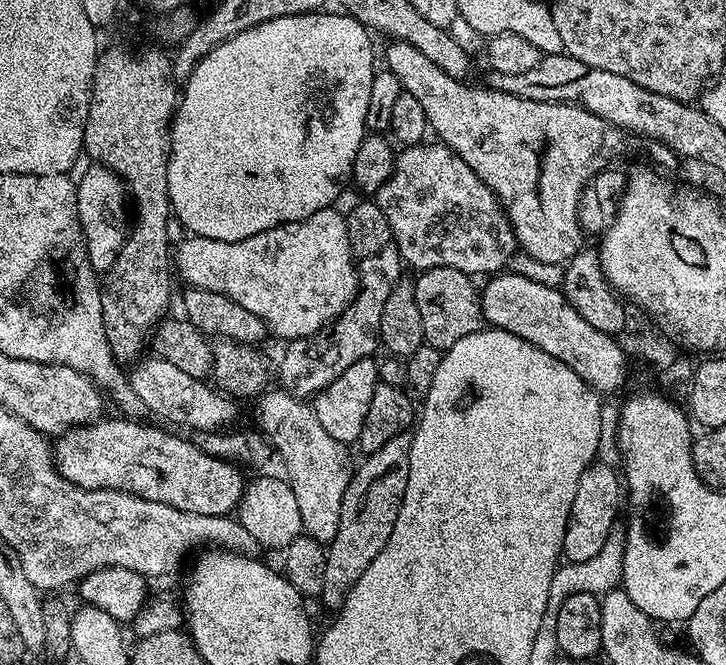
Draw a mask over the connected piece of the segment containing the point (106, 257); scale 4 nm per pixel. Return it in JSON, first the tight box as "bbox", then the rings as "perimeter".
{"bbox":[76,167,126,273],"perimeter":[[[103,167],[88,168],[84,172],[84,177],[79,177],[76,186],[76,205],[80,219],[80,231],[82,233],[82,243],[86,249],[86,259],[97,273],[107,273],[112,263],[118,258],[120,248],[126,239],[126,224],[124,228],[124,192],[122,181],[115,172]]]}

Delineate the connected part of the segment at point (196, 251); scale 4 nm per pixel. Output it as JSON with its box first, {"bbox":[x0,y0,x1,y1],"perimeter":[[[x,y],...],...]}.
{"bbox":[174,207,358,342],"perimeter":[[[335,207],[323,208],[318,210],[318,214],[314,214],[305,220],[298,222],[290,222],[289,224],[279,224],[276,228],[271,228],[265,232],[254,234],[245,240],[238,242],[222,242],[214,238],[202,238],[201,236],[189,235],[188,240],[184,240],[180,245],[175,245],[174,248],[174,268],[185,281],[185,285],[193,288],[201,288],[202,290],[214,290],[223,296],[229,296],[234,302],[238,302],[238,306],[246,306],[246,310],[250,310],[250,314],[258,314],[258,318],[262,318],[265,325],[273,332],[281,336],[284,342],[289,340],[299,340],[301,336],[312,336],[315,332],[319,332],[325,324],[333,321],[336,317],[342,314],[342,310],[350,303],[353,296],[358,291],[358,260],[352,250],[352,243],[350,242],[350,234],[348,233],[348,222],[343,211],[336,212]]]}

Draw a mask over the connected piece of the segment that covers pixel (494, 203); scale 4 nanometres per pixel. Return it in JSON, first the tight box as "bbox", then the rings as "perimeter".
{"bbox":[374,142,518,278],"perimeter":[[[424,142],[401,147],[399,151],[395,153],[395,164],[392,167],[392,173],[388,176],[388,180],[374,193],[374,202],[382,210],[382,214],[386,218],[386,222],[392,231],[391,243],[400,251],[400,258],[409,269],[453,268],[454,270],[462,270],[467,276],[473,278],[479,277],[479,272],[488,272],[487,274],[499,273],[501,269],[507,265],[504,263],[506,263],[512,255],[517,255],[518,252],[516,235],[510,226],[507,214],[504,213],[500,199],[486,186],[486,182],[482,182],[482,178],[478,178],[478,174],[474,174],[474,170],[470,170],[470,166],[466,166],[466,162],[462,162],[462,158],[458,158],[458,154],[454,150],[450,150],[442,142],[435,142],[436,144],[428,143],[429,142]]]}

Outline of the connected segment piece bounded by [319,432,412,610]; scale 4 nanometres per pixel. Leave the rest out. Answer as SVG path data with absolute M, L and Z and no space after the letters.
M408 432L398 434L376 452L369 452L364 461L355 465L352 481L348 483L340 500L340 521L336 537L326 548L326 574L324 588L319 599L331 610L339 609L344 595L358 582L360 575L378 558L382 546L390 542L390 530L398 522L398 510L406 494L406 478L410 470L410 446L412 437Z

